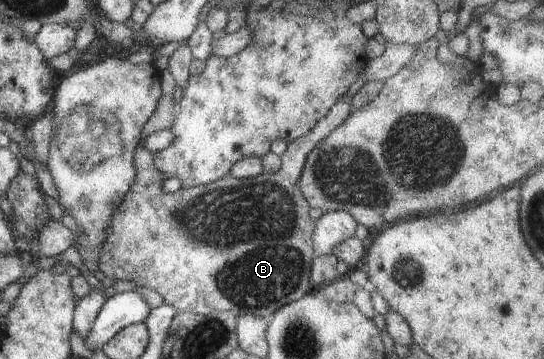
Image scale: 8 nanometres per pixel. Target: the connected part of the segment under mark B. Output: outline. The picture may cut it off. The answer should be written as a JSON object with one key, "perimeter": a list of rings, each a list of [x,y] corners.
{"perimeter":[[[166,68],[161,71],[161,85],[162,95],[158,100],[158,107],[154,111],[148,123],[142,129],[140,135],[140,142],[136,147],[134,156],[134,167],[136,170],[135,178],[132,185],[129,187],[128,193],[124,196],[123,202],[115,209],[112,221],[107,226],[107,236],[103,245],[101,246],[101,256],[99,259],[99,269],[105,273],[107,277],[116,278],[117,280],[132,280],[137,283],[138,287],[148,287],[162,295],[163,303],[172,306],[177,313],[192,312],[195,314],[206,314],[212,309],[220,309],[220,311],[232,311],[234,315],[243,316],[250,314],[258,316],[259,318],[269,319],[270,316],[278,311],[281,307],[304,297],[306,294],[313,291],[310,274],[313,259],[316,256],[313,248],[313,233],[315,230],[315,222],[310,218],[309,211],[311,207],[308,205],[306,199],[302,195],[299,188],[299,179],[302,175],[304,164],[306,163],[307,155],[322,141],[327,138],[332,131],[336,129],[344,120],[351,115],[353,111],[353,97],[344,94],[326,114],[325,118],[320,119],[315,126],[301,138],[291,141],[287,145],[287,150],[281,155],[281,166],[276,173],[262,172],[253,178],[238,179],[230,175],[221,177],[218,181],[212,182],[205,186],[194,186],[193,188],[181,188],[174,193],[168,194],[163,190],[163,185],[166,183],[166,178],[154,167],[153,154],[146,146],[144,146],[146,139],[151,133],[154,133],[165,128],[170,128],[174,124],[176,117],[177,105],[173,101],[173,93],[175,92],[175,85],[177,85],[175,77]]]}

